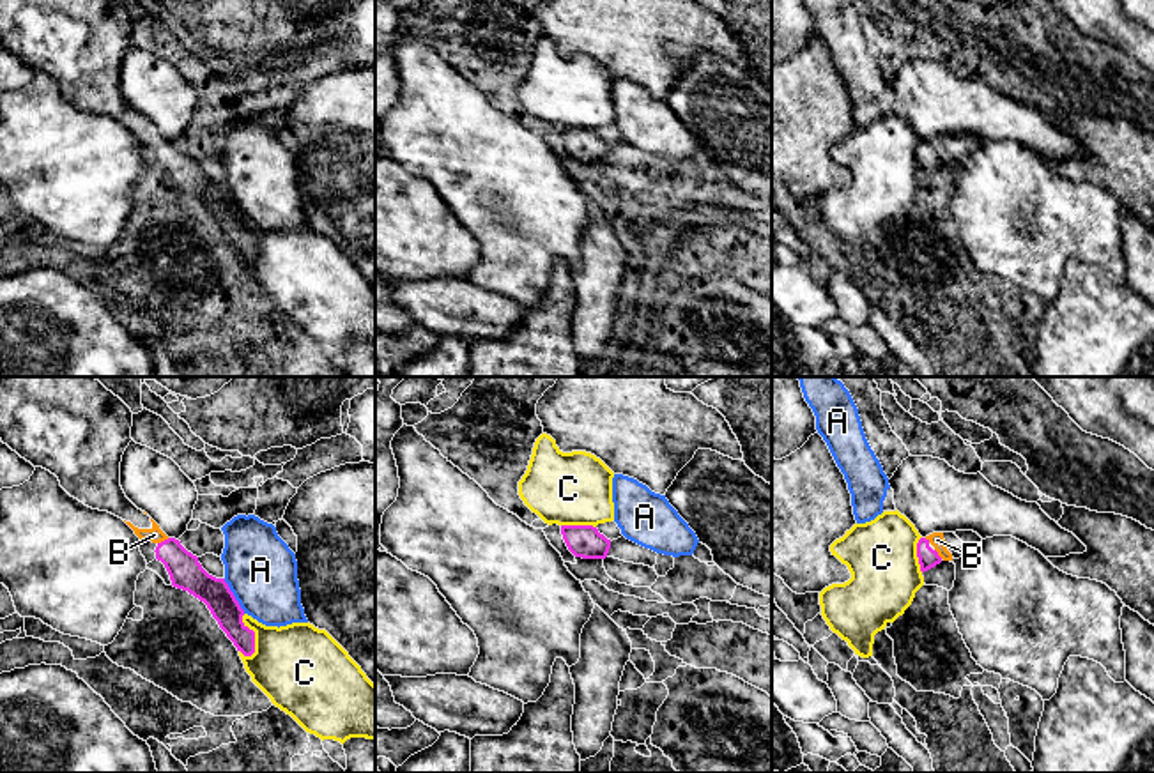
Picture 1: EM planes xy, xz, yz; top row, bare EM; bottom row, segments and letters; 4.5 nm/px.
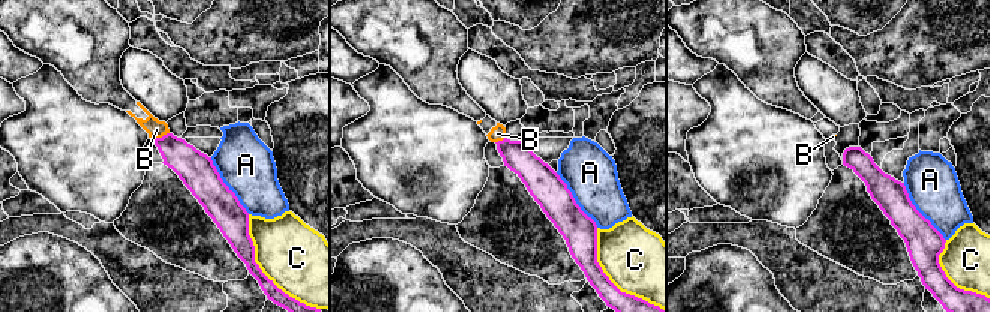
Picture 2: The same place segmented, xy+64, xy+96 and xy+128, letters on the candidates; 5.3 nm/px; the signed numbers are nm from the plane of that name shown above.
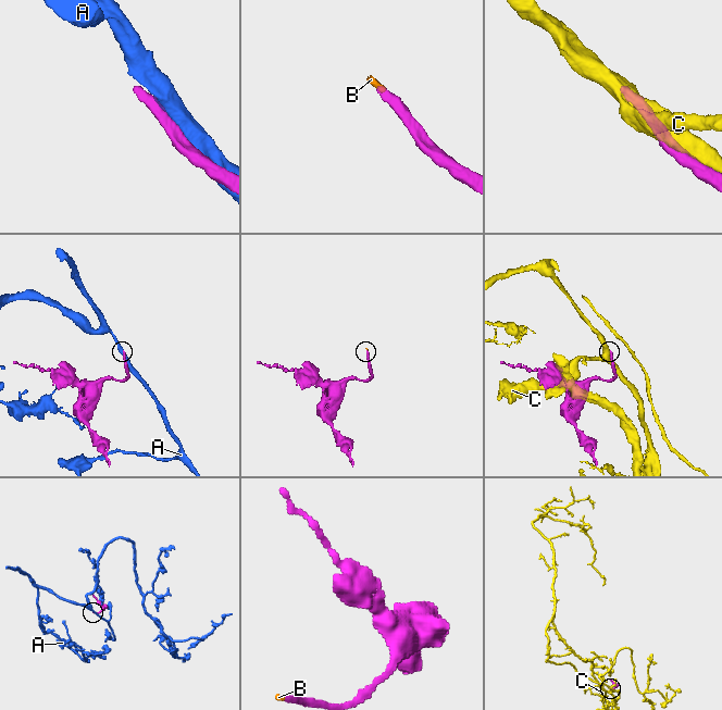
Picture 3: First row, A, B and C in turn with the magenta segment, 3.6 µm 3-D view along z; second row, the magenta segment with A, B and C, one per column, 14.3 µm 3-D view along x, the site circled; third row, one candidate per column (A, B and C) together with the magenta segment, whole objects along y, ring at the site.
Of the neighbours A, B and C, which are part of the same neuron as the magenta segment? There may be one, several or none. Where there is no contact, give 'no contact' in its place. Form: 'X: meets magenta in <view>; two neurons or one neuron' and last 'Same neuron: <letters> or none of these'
A: meets magenta in xy; two neurons
B: meets magenta in xy; one neuron
C: meets magenta in xy; two neurons
Same neuron: B

